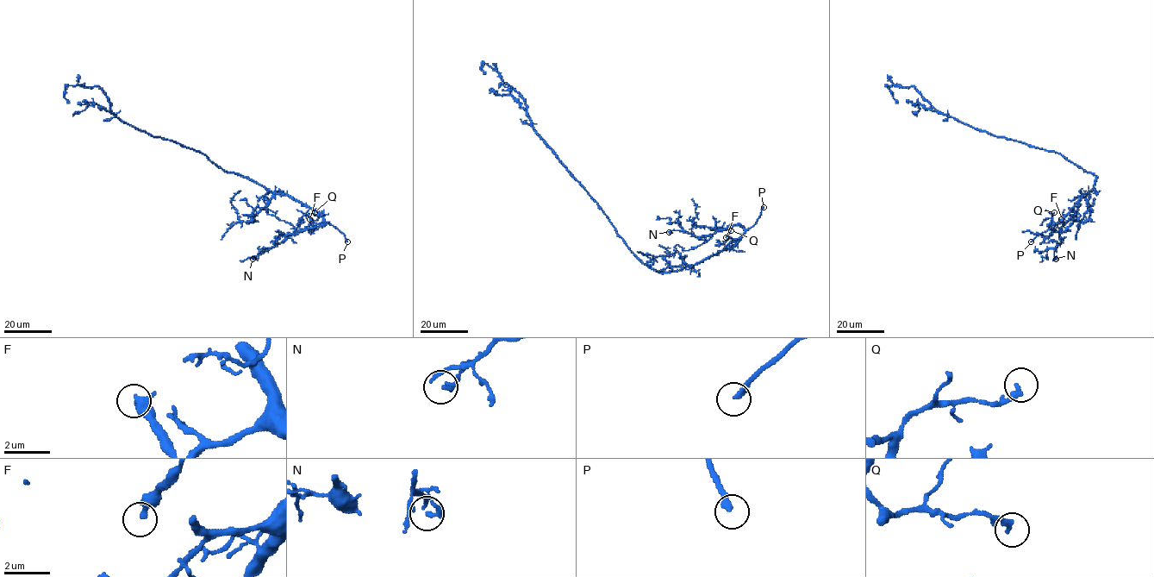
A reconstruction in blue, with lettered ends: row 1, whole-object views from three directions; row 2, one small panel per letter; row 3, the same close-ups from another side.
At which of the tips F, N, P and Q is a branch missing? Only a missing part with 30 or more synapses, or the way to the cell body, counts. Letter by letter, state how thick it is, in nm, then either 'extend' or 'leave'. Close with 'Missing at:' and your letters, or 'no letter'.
F: calibre 260 nm; leave
N: calibre 200 nm; leave
P: calibre 260 nm; extend
Q: calibre 240 nm; leave
Missing at: P

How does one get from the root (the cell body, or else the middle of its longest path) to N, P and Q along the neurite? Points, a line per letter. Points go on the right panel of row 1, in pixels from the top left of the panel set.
N: (1068, 159), (1091, 172), (1095, 181), (1058, 222), (1049, 225), (1061, 240), (1054, 251), (1056, 259)
P: (1068, 159), (1095, 177), (1094, 186), (1057, 222), (1031, 241)
Q: (1068, 159), (1095, 177), (1094, 186), (1058, 222), (1049, 225), (1054, 231), (1051, 235), (1054, 212)

